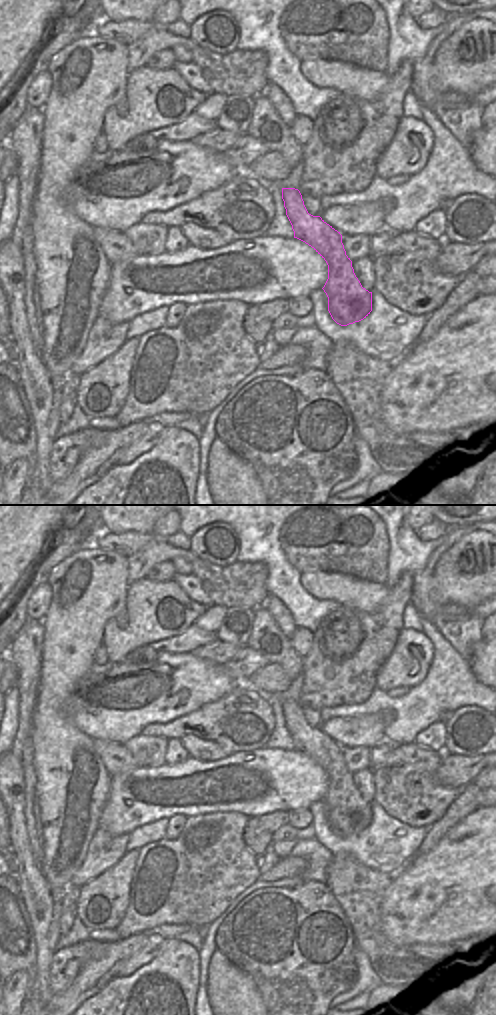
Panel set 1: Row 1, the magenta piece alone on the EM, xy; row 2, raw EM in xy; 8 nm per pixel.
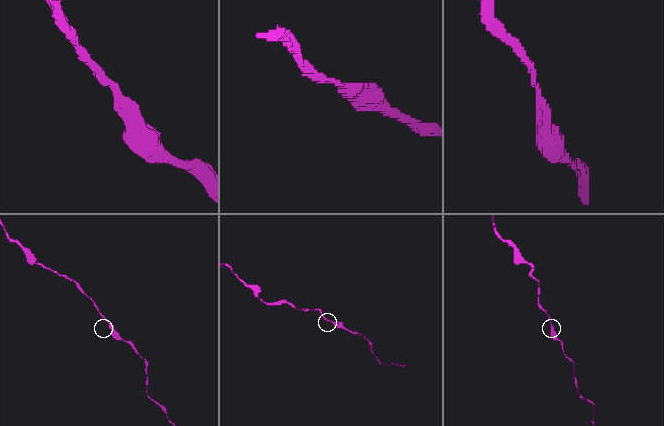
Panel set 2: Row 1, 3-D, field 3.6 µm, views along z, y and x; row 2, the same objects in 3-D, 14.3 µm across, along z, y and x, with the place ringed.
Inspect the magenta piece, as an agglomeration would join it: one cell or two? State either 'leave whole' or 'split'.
leave whole

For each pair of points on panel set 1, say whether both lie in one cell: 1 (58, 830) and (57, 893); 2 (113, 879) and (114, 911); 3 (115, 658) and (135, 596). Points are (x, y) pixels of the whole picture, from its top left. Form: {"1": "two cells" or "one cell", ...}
{"1": "two cells", "2": "one cell", "3": "one cell"}

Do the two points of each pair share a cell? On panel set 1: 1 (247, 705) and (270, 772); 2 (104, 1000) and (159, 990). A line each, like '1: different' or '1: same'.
1: different
2: same

